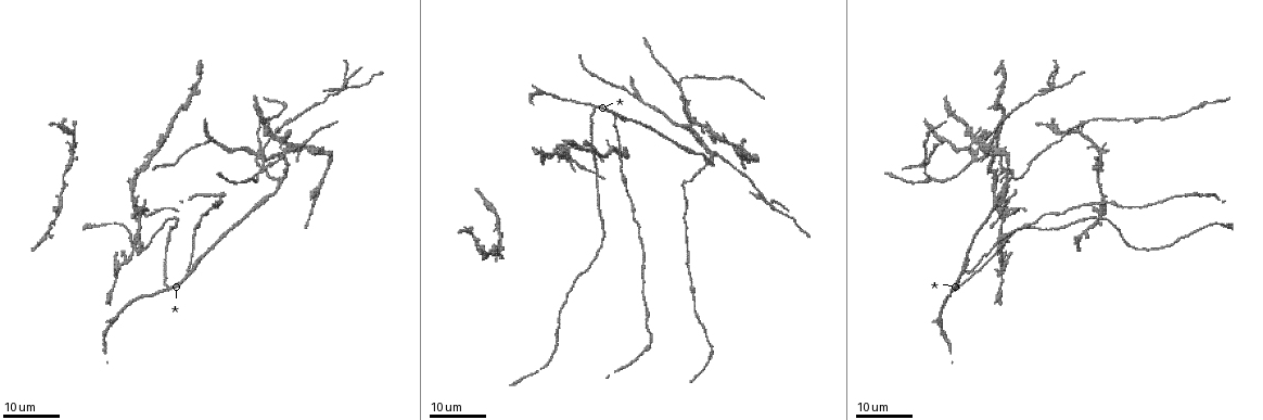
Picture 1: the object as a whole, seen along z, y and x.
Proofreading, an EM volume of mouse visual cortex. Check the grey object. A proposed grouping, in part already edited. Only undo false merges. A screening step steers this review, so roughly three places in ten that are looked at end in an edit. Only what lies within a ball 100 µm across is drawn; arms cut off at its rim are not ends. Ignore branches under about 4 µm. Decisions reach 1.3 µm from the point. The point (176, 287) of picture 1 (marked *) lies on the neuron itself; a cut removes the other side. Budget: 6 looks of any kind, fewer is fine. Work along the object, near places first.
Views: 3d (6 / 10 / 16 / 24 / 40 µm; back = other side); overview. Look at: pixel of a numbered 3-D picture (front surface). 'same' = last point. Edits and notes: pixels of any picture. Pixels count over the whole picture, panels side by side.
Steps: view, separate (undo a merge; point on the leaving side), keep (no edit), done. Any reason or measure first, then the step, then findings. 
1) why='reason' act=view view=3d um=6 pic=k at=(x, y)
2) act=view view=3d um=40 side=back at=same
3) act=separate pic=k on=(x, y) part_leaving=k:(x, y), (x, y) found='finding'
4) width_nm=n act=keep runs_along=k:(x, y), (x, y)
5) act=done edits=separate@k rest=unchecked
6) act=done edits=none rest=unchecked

why='arms part here' act=view view=3d um=16 pic=1 at=(167, 290)

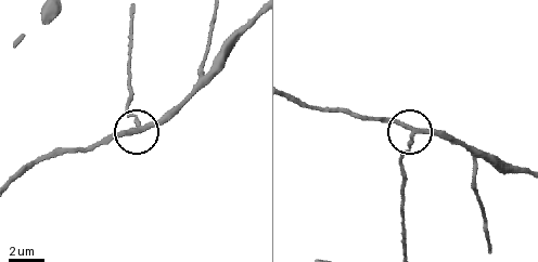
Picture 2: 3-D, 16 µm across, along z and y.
act=view view=3d um=6 pic=2 at=(412, 128)

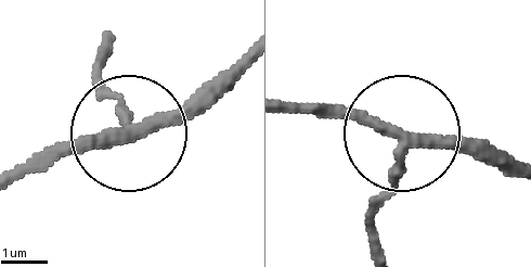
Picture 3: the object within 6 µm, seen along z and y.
act=view view=3d um=6 side=back pic=3 at=(400, 139)

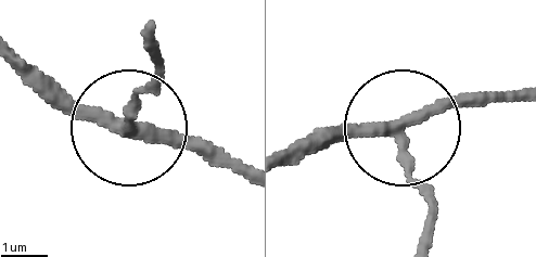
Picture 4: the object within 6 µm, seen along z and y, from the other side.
side_arm_um=22 act=keep runs_along=4:(72, 104), (227, 151) found='all the same neuron'

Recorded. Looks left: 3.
why='looks like a crossing' act=view view=3d um=16 pic=1 at=(773, 204)

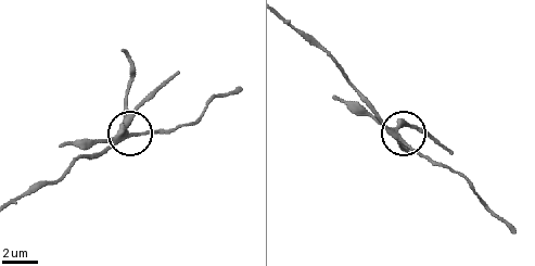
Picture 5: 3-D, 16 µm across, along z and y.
why='closer look' act=view view=3d um=10 pic=5 at=(125, 131)

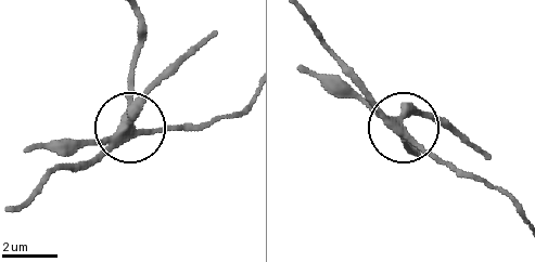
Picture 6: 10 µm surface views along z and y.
side_arm_um=5 act=separate pic=6 on=(142, 102) part_leaving=6:(118, 129), (212, 36) found='a second neuron is stuck on'

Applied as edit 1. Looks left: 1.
act=done edits=separate@6 rest=unchecked

